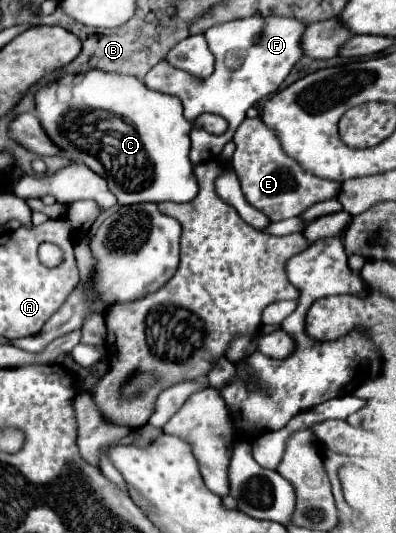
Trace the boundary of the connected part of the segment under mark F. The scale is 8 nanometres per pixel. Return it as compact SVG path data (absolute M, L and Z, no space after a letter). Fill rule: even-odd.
M246 17L236 19L230 23L214 25L204 35L210 37L210 51L216 59L216 69L206 81L196 81L188 73L174 69L168 61L160 61L156 67L152 67L144 83L152 91L176 95L184 105L184 117L188 121L194 121L198 115L210 111L228 121L228 131L222 135L212 135L204 129L192 129L192 149L190 149L190 161L194 165L216 159L222 151L222 147L232 141L232 135L236 127L244 121L246 111L258 103L260 99L276 93L280 83L288 77L294 63L302 57L300 51L300 35L304 31L304 23L298 19L288 17Z

